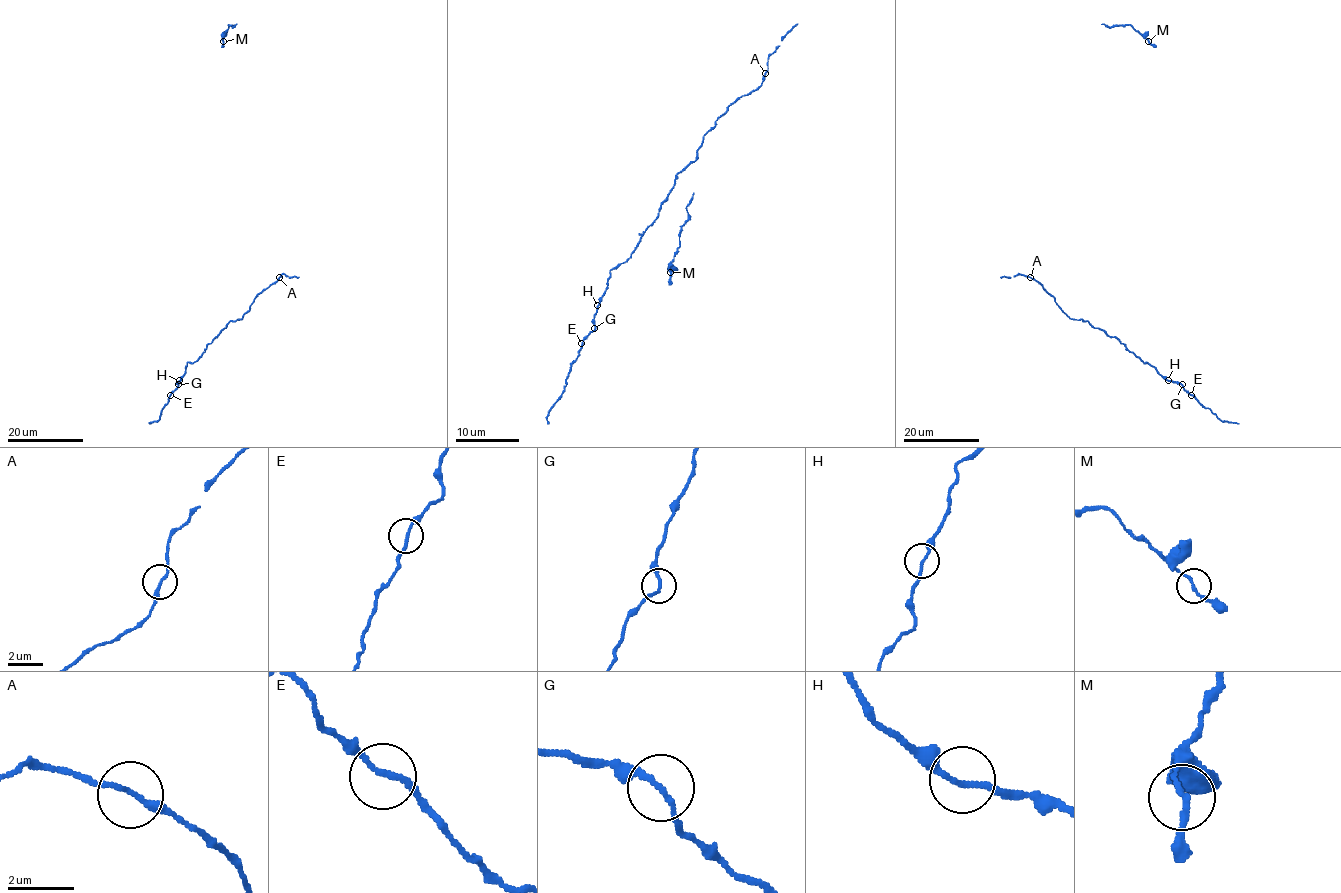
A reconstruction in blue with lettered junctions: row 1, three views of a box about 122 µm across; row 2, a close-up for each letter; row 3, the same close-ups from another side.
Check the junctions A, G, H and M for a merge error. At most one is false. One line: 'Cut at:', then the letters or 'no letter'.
Cut at: no letter

